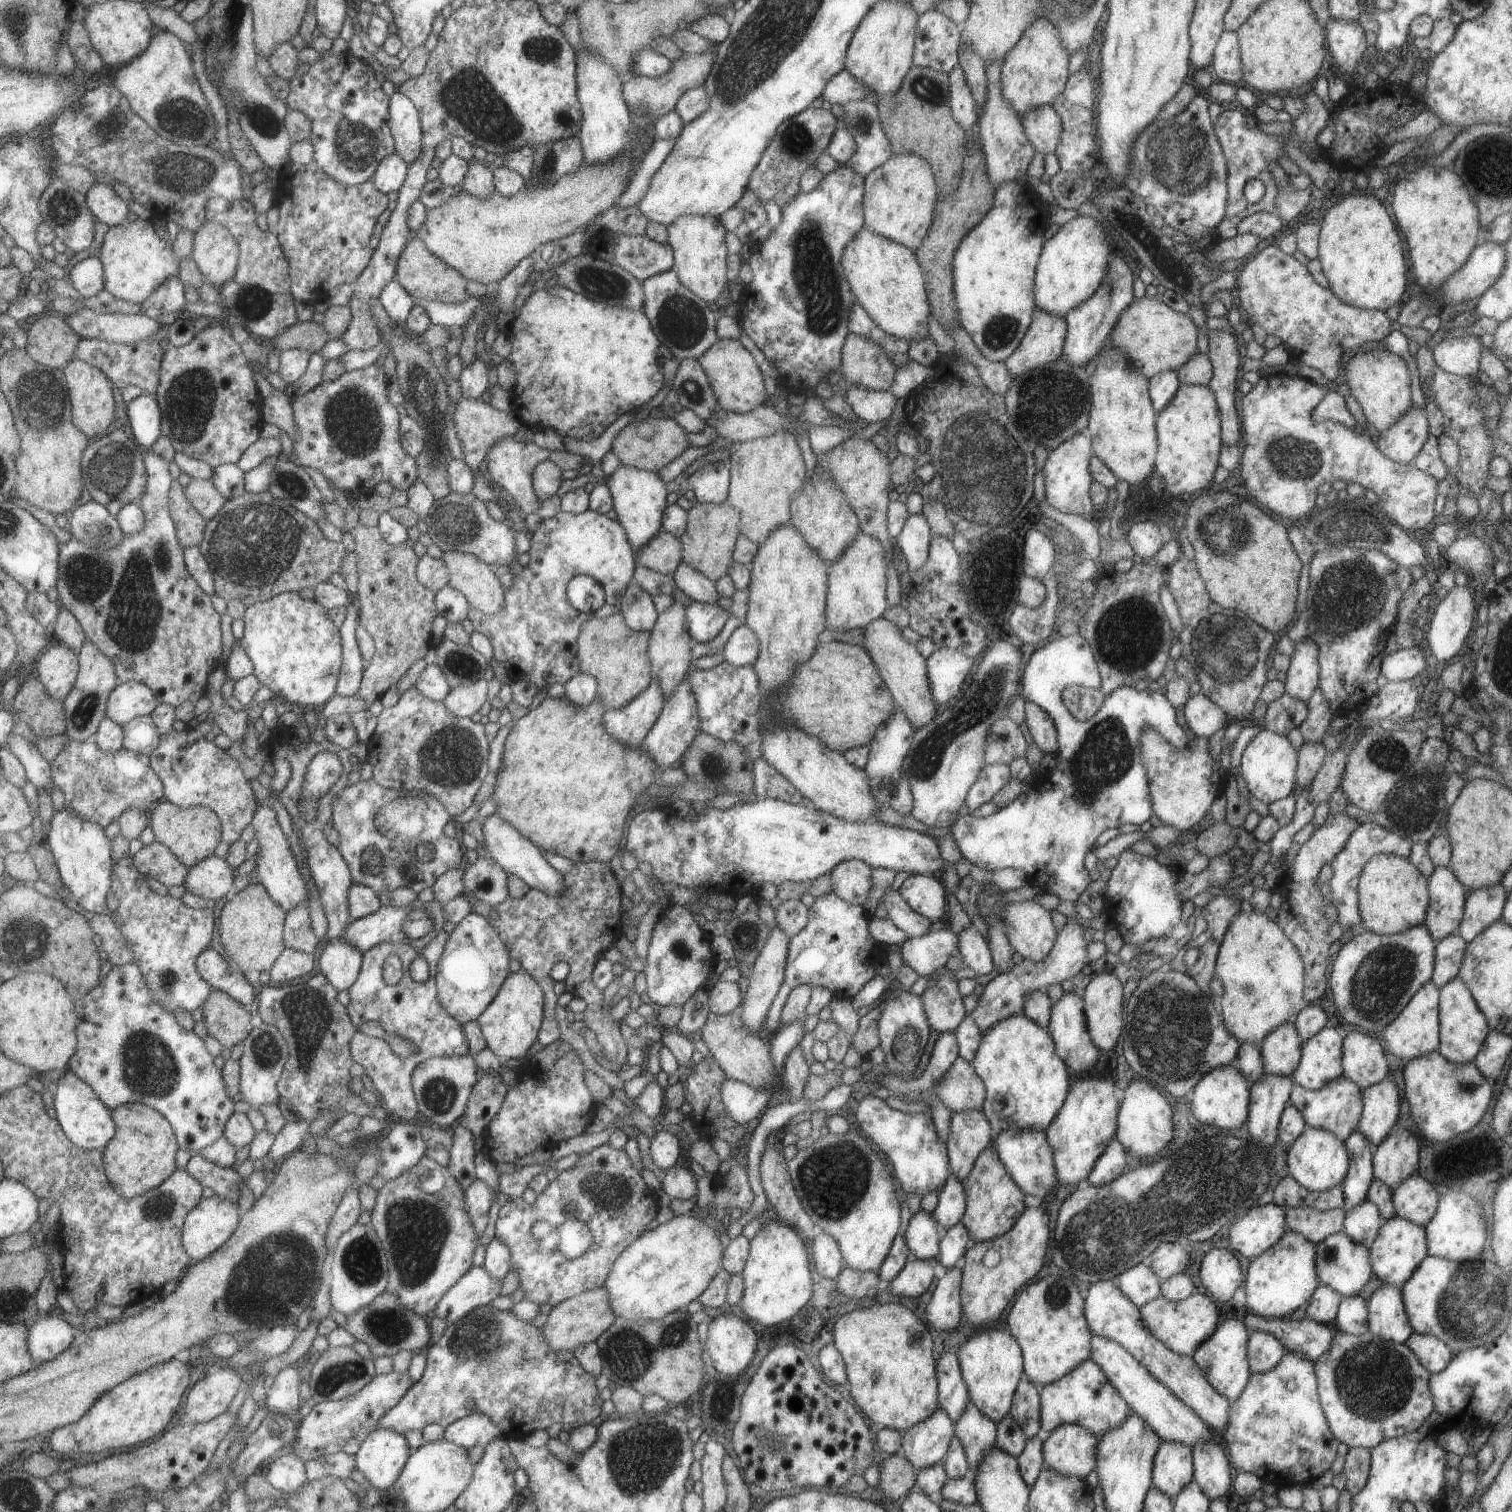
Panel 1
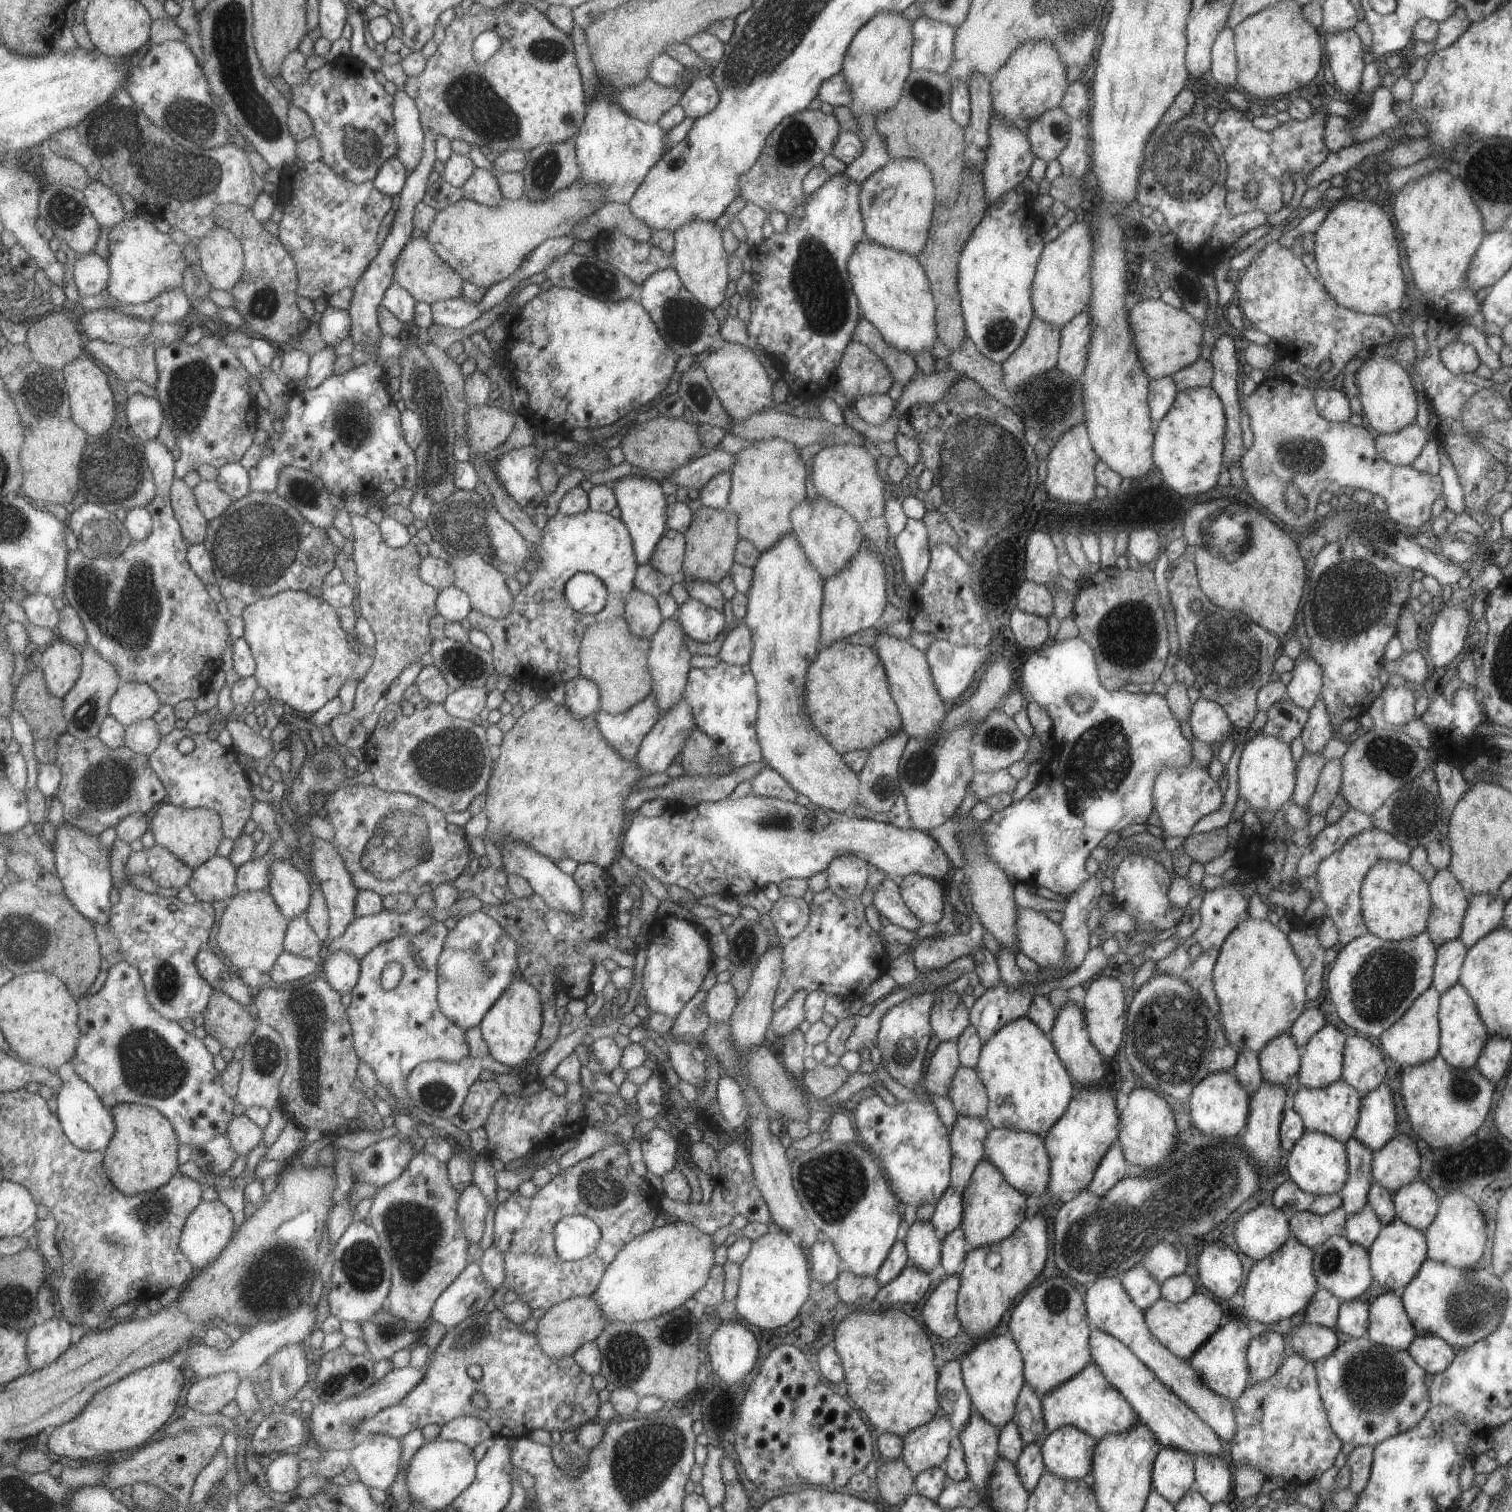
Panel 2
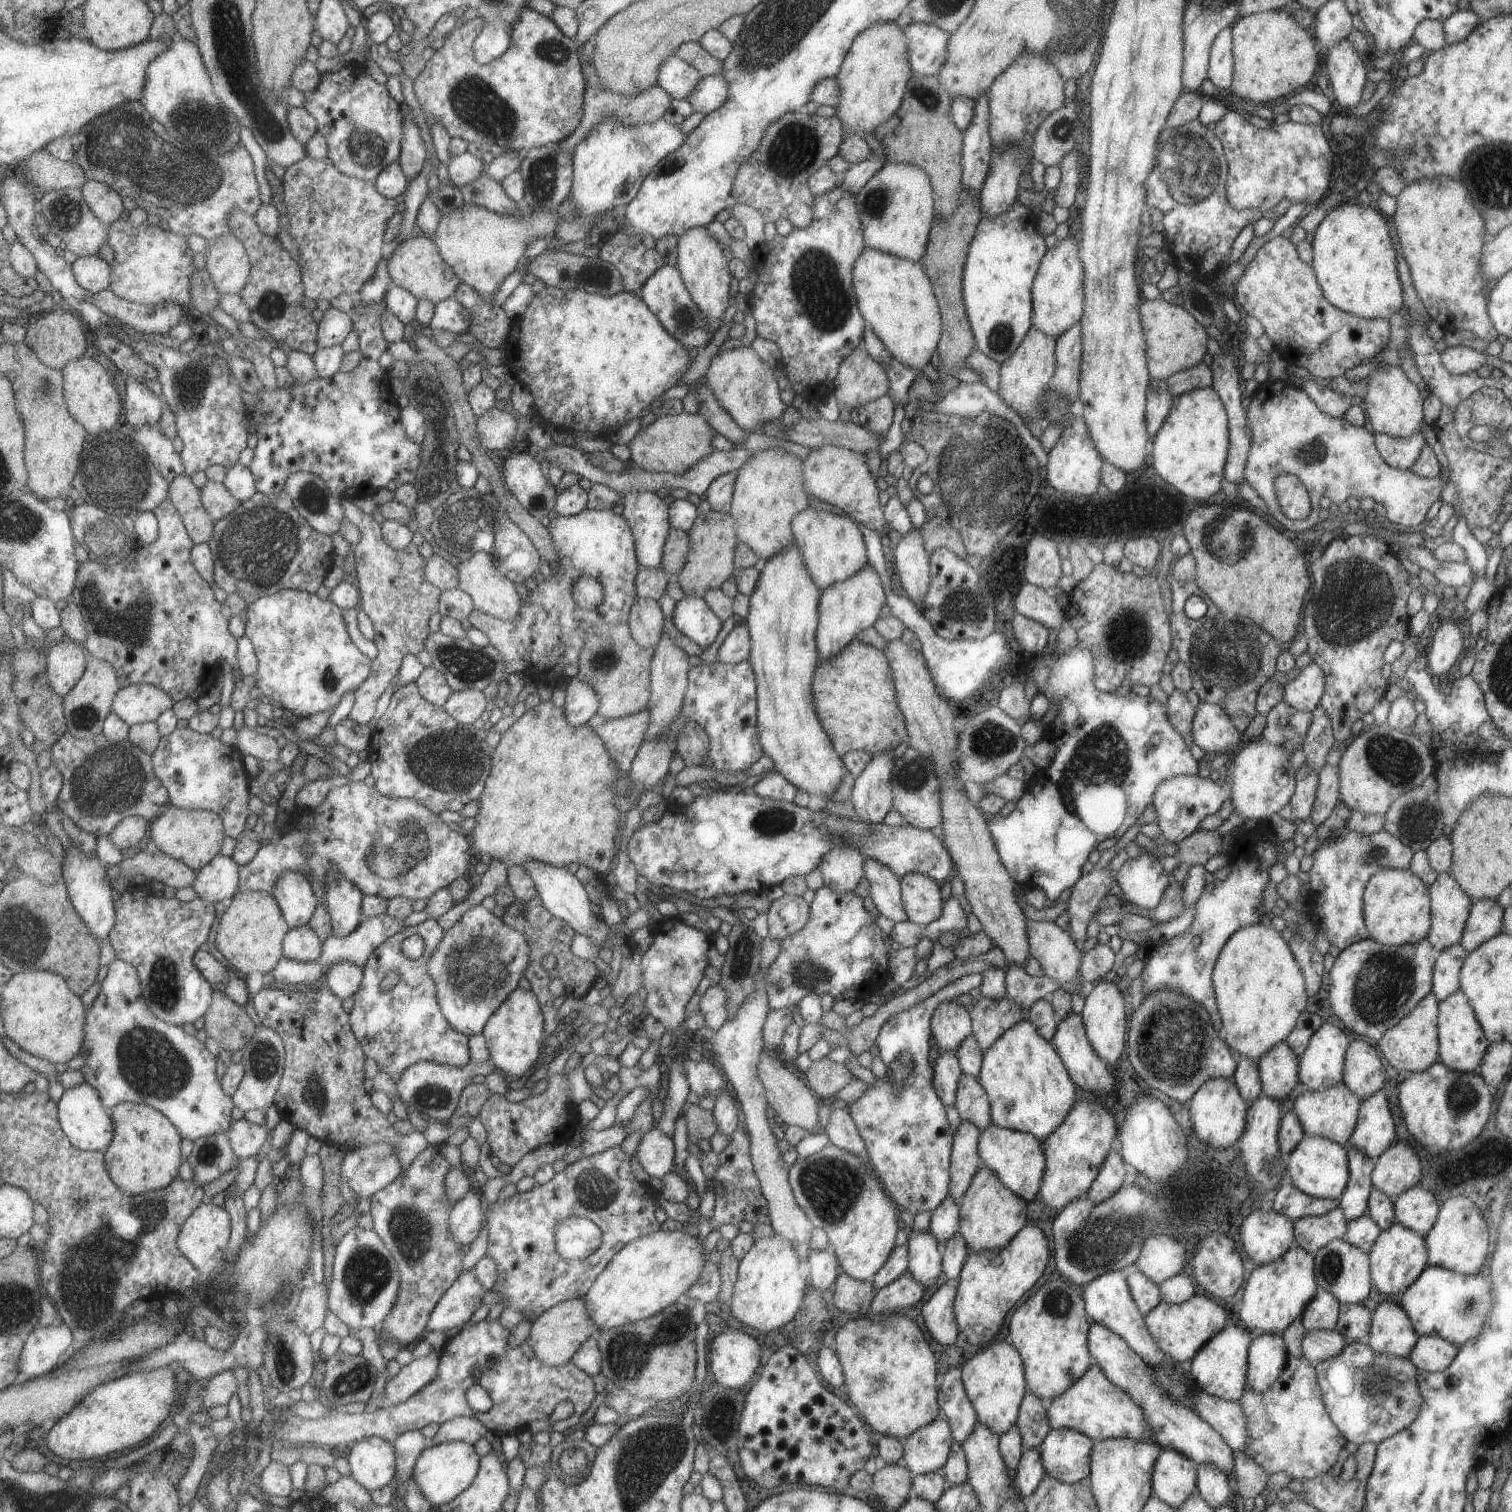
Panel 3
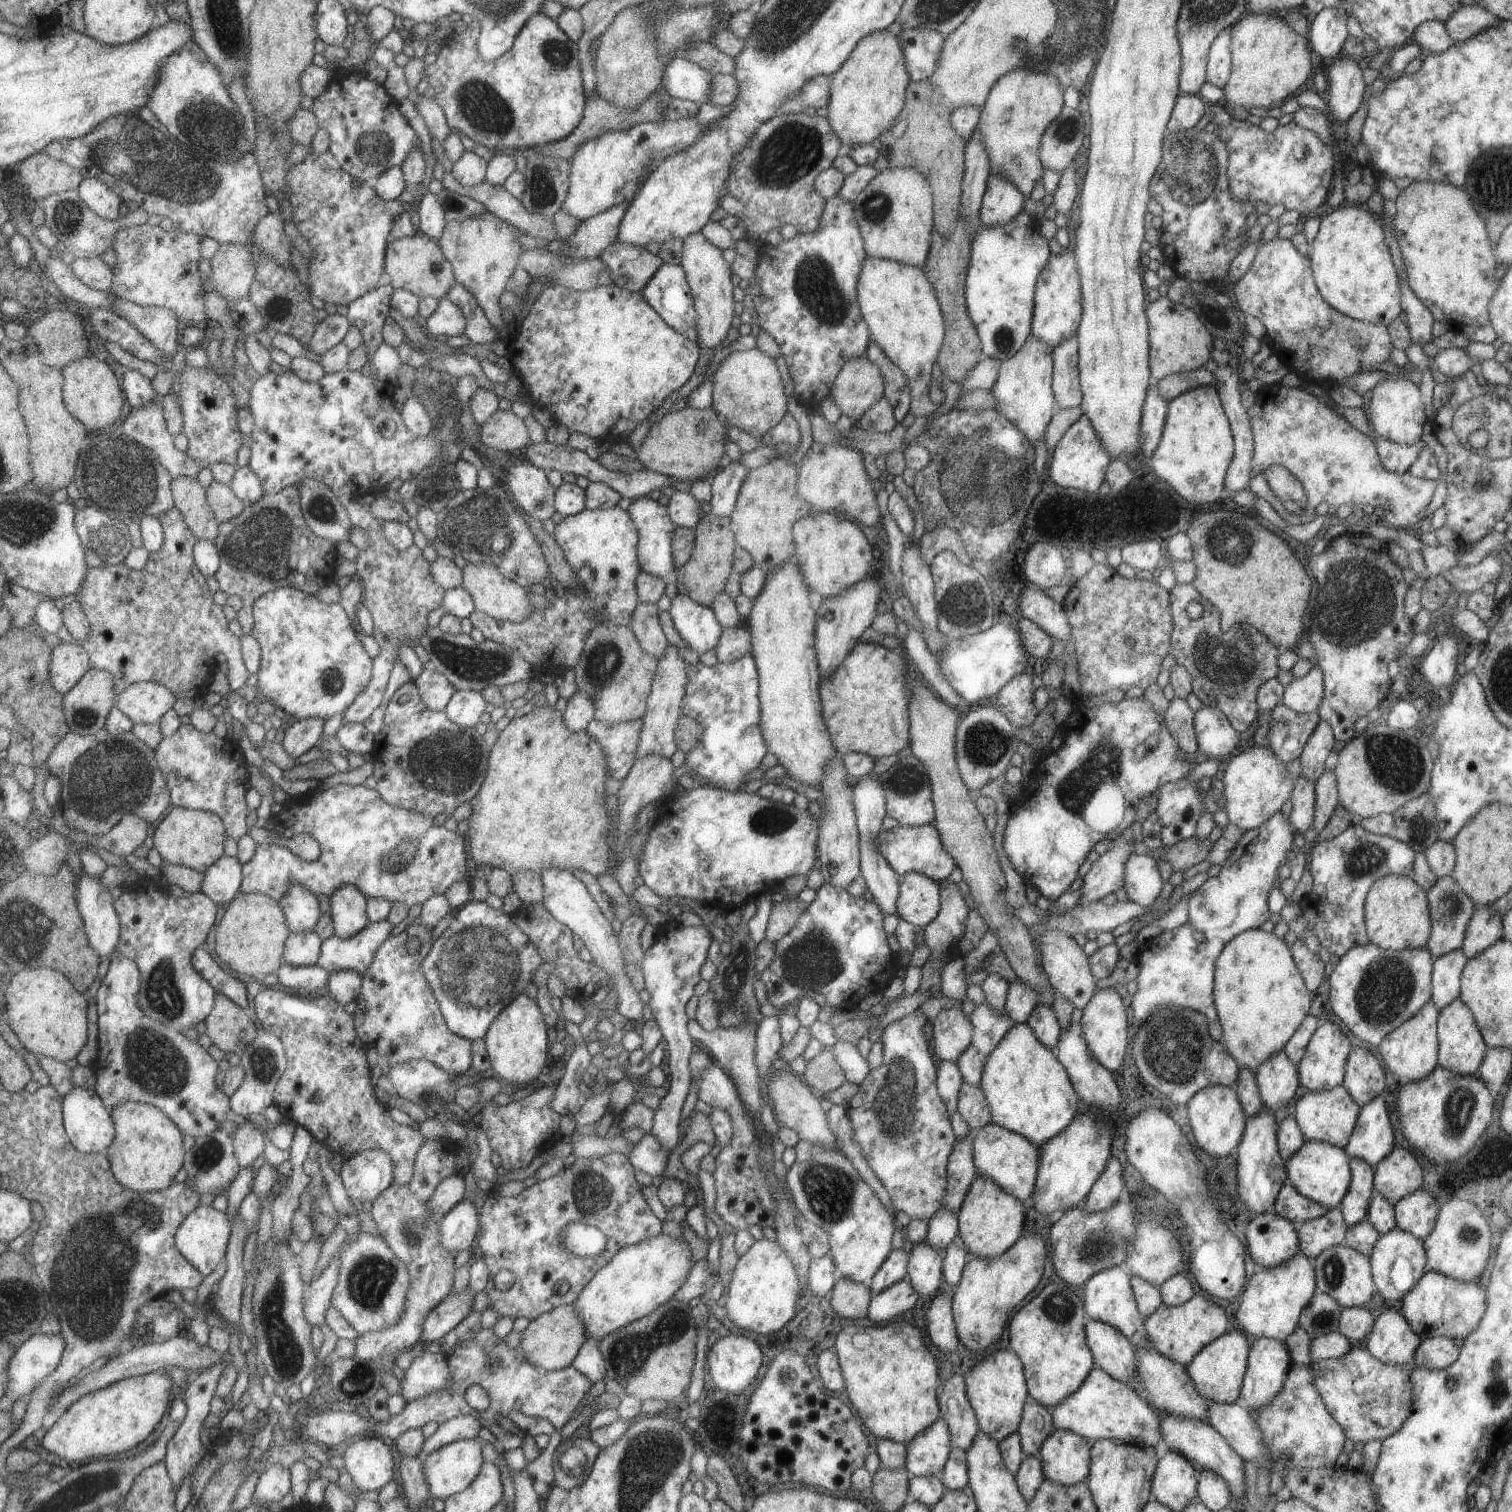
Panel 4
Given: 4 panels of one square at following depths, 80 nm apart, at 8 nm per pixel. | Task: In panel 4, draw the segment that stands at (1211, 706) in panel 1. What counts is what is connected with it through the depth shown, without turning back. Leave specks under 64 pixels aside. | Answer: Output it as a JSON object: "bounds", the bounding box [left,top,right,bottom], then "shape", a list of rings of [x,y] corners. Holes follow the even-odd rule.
{"bounds":[1193,707,1239,759],"shape":[[[1203,707],[1194,712],[1193,728],[1197,743],[1197,752],[1203,757],[1220,759],[1235,753],[1239,742],[1239,733],[1230,725],[1227,717],[1215,707]]]}

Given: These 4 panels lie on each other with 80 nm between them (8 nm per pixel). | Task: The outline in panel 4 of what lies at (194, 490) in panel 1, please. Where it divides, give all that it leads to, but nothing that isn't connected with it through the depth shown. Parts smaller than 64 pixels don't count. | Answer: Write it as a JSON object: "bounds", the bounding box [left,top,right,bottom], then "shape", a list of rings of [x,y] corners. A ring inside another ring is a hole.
{"bounds":[207,480,248,523],"shape":[[[213,480],[207,487],[207,491],[209,504],[220,523],[238,517],[243,510],[247,509],[248,503],[237,496],[231,485]]]}

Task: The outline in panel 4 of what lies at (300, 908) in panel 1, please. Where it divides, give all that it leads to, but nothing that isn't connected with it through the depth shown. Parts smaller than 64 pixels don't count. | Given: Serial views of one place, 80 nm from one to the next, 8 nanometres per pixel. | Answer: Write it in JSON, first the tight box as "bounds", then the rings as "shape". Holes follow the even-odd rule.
{"bounds":[284,930,323,966],"shape":[[[313,930],[292,933],[284,948],[285,962],[295,966],[309,966],[319,962],[323,939]]]}

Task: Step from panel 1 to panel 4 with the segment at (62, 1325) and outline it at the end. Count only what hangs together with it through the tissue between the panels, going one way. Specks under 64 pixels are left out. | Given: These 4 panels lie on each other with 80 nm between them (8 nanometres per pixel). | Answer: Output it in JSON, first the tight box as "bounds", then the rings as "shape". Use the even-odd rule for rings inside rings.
{"bounds":[6,1332,67,1404],"shape":[[[62,1332],[56,1335],[35,1333],[22,1344],[9,1367],[10,1385],[6,1403],[12,1404],[16,1399],[26,1400],[44,1378],[57,1370],[66,1346],[67,1339]]]}

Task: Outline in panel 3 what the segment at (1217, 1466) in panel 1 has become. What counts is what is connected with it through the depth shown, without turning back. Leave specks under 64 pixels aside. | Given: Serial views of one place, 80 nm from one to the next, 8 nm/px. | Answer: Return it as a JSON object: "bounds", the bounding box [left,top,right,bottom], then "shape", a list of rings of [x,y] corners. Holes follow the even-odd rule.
{"bounds":[1195,1463,1230,1508],"shape":[[[1209,1463],[1196,1465],[1195,1484],[1197,1492],[1210,1504],[1211,1508],[1225,1502],[1230,1490],[1227,1475],[1217,1466]]]}

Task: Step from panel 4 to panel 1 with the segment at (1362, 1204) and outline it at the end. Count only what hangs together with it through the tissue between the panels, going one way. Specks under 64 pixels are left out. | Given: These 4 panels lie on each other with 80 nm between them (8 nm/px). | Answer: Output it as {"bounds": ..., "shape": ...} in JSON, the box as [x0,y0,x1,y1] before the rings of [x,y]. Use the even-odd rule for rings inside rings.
{"bounds":[1341,1131,1374,1210],"shape":[[[1353,1131],[1344,1141],[1349,1155],[1348,1169],[1341,1182],[1344,1210],[1357,1206],[1366,1199],[1373,1180],[1372,1156],[1374,1147],[1359,1131]]]}

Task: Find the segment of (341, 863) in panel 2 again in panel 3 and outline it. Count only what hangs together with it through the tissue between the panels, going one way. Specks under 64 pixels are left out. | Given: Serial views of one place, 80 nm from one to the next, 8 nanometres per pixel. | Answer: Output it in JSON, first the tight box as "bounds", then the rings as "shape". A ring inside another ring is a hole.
{"bounds":[324,873,365,937],"shape":[[[341,873],[327,875],[324,886],[334,934],[338,937],[351,934],[365,920],[360,911],[364,891]]]}

